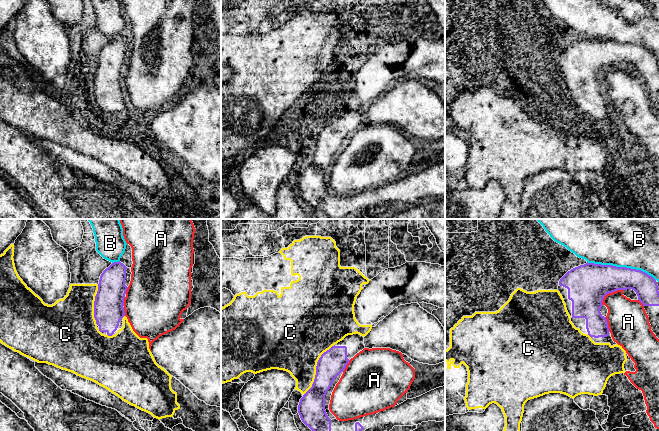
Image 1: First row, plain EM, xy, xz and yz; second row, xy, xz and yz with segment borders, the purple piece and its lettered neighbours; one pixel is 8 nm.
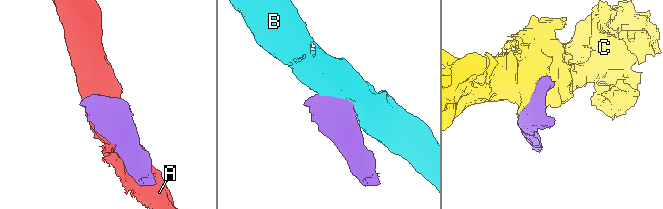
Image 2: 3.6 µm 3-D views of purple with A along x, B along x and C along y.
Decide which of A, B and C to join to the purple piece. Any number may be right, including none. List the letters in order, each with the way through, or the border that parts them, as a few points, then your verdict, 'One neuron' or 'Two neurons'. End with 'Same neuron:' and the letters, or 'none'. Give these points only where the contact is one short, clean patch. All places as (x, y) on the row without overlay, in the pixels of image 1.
A: Two neurons
B: Two neurons
C: Two neurons
Same neuron: none

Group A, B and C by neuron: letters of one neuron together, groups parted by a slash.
A / B / C

